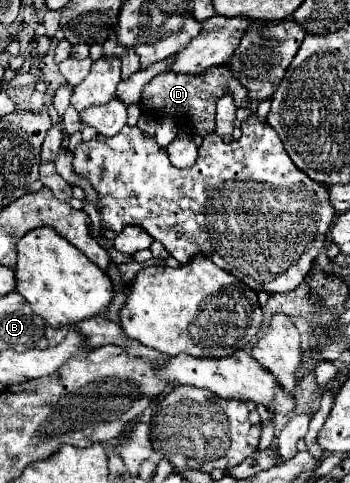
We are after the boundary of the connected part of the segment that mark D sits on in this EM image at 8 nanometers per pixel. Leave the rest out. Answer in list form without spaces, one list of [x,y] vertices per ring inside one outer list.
[[[227,65],[209,67],[199,75],[169,71],[169,73],[157,75],[151,83],[147,83],[143,87],[139,107],[141,107],[141,111],[145,111],[149,115],[153,115],[153,111],[155,111],[161,117],[175,117],[179,127],[189,127],[191,135],[205,137],[205,135],[215,131],[215,123],[213,123],[215,103],[223,95],[233,95],[235,105],[241,109],[251,107],[251,103],[247,101],[247,89],[237,81],[237,77],[231,73],[231,69]]]

